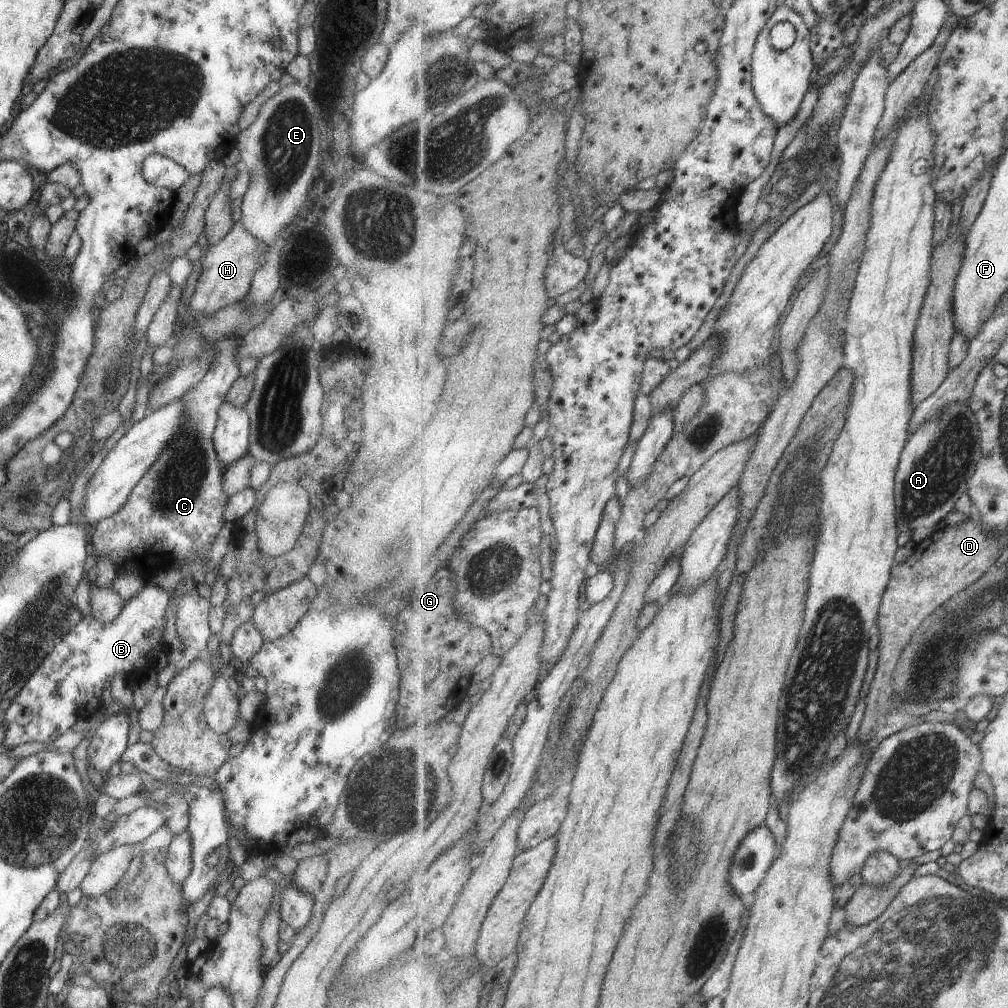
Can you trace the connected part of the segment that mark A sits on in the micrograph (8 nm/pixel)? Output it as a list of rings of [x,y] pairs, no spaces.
[[[969,402],[950,404],[938,417],[923,423],[917,432],[910,436],[896,470],[896,519],[900,532],[909,532],[915,543],[922,543],[933,536],[943,526],[945,516],[955,508],[959,496],[968,492],[971,477],[975,474],[982,456],[981,428],[978,416]]]

